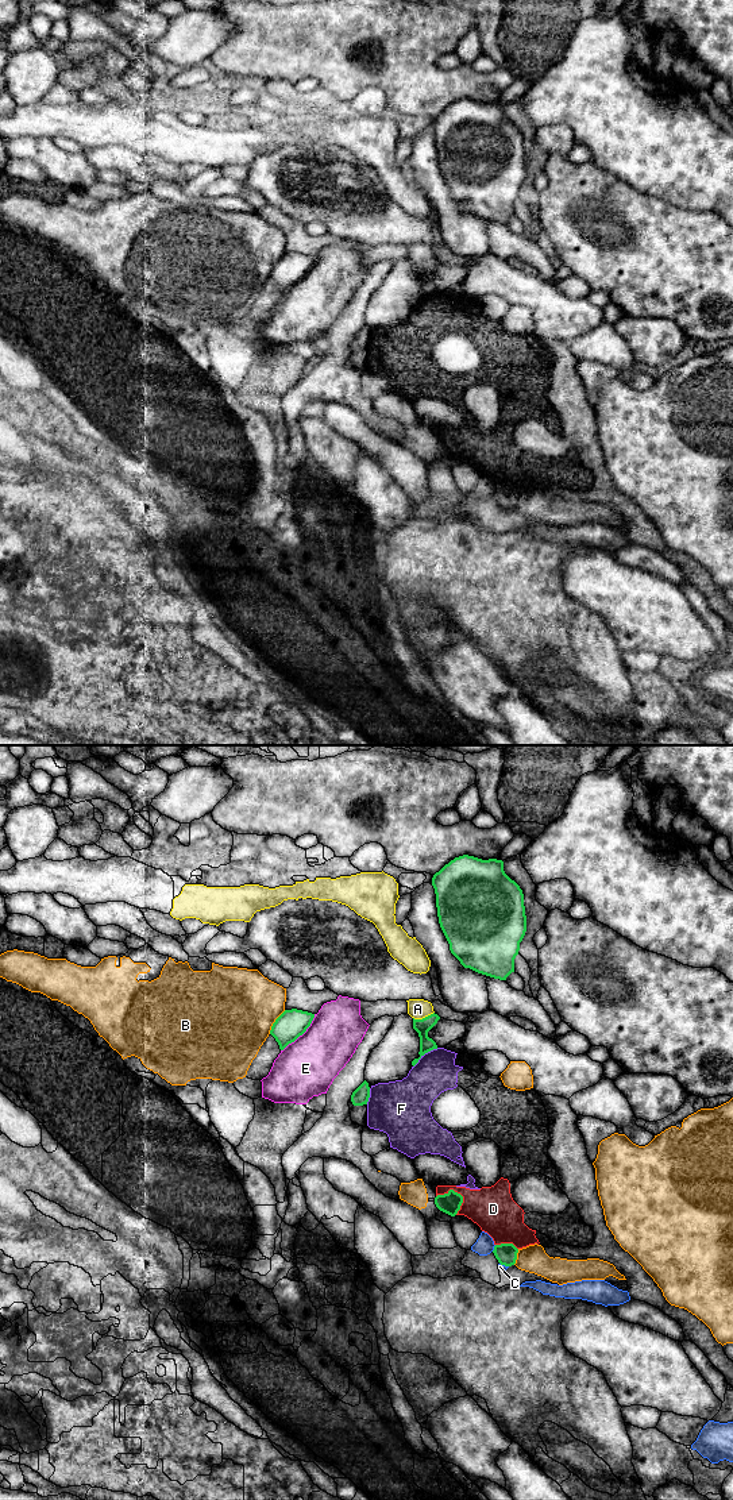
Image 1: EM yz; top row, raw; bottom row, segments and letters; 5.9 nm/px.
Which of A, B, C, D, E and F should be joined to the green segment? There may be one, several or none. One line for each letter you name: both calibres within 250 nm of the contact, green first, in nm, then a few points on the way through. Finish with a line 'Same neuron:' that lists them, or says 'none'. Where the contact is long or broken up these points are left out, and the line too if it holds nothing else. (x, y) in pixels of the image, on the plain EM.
Same neuron: none

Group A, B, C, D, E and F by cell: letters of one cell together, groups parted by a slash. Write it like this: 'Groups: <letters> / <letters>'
Groups: A / B / C / D F / E

